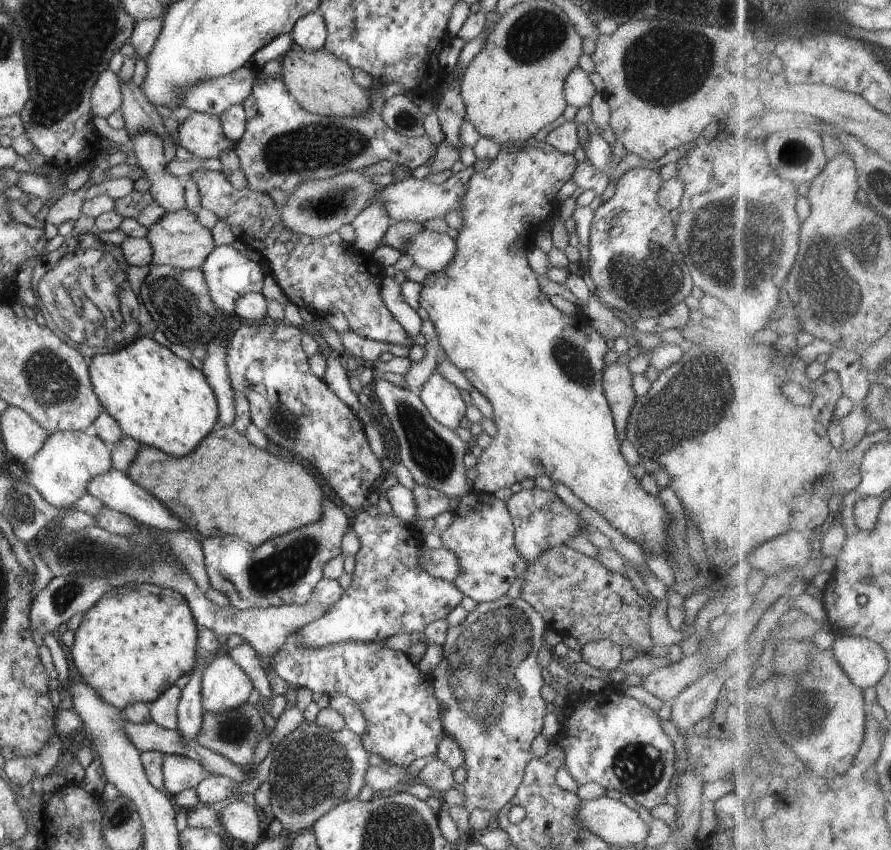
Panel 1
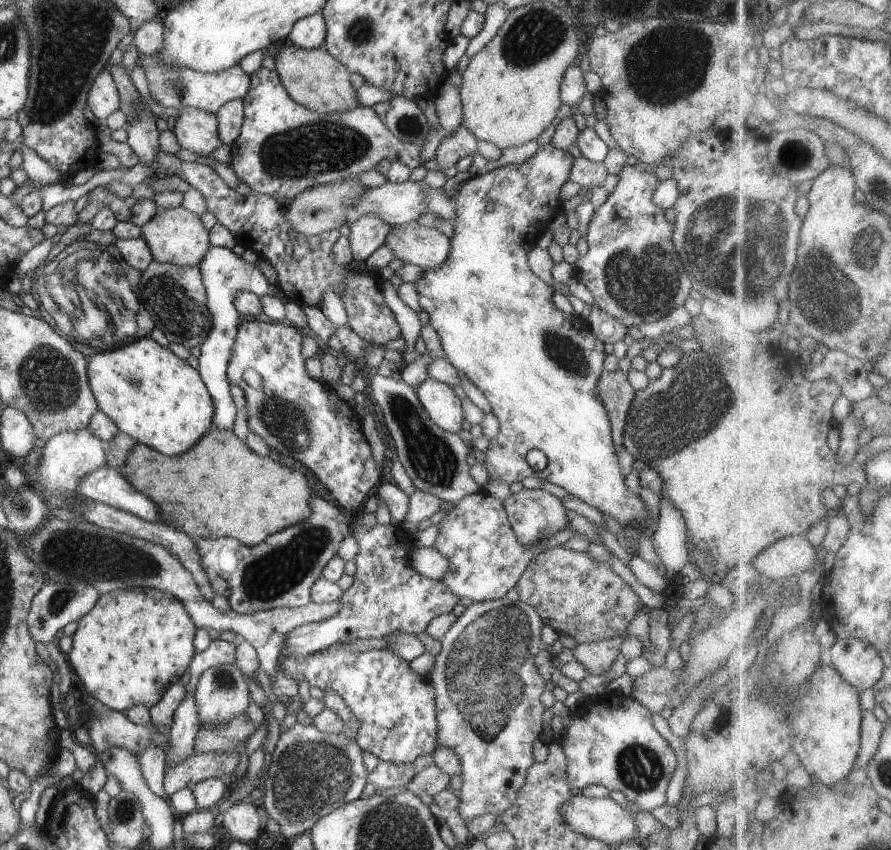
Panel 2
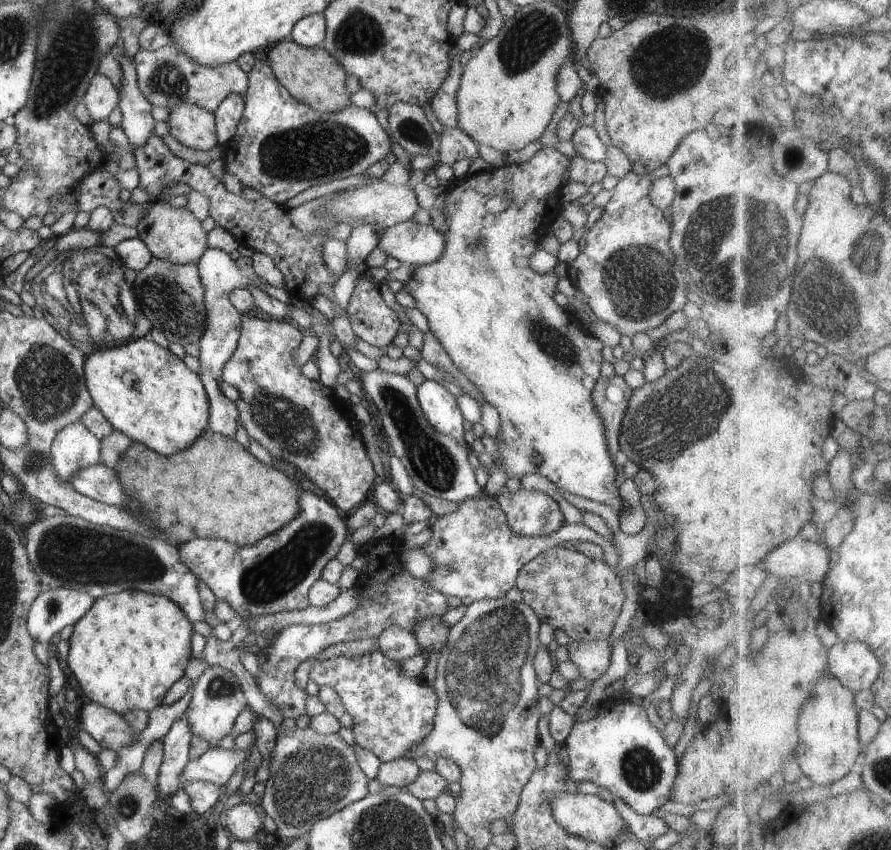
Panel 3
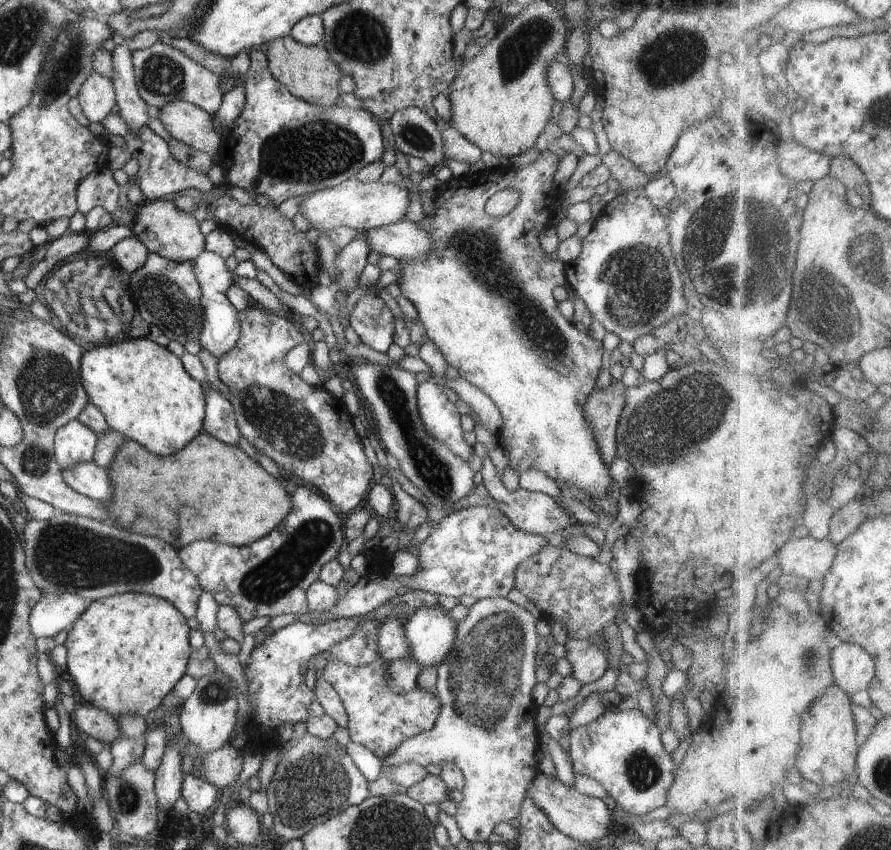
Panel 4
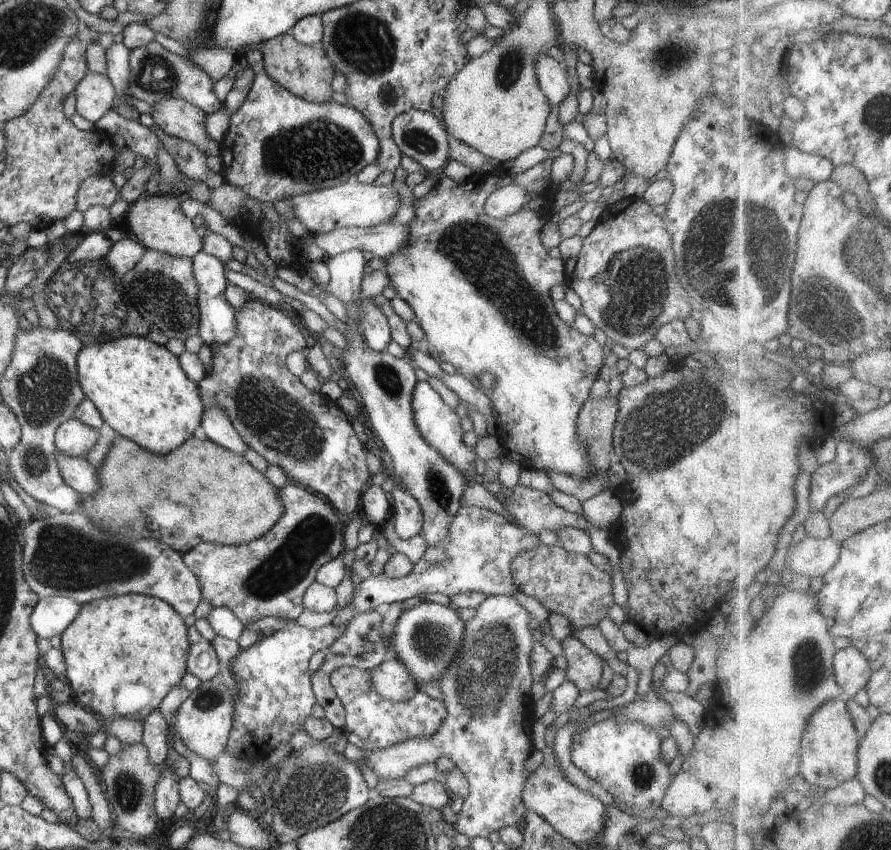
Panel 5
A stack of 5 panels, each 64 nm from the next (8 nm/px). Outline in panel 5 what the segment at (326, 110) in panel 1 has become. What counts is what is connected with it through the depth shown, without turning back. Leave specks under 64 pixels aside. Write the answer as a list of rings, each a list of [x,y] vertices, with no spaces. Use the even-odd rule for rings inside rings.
[[[288,32],[268,39],[258,47],[262,51],[263,65],[268,76],[280,84],[282,88],[288,89],[288,92],[294,96],[299,96],[313,103],[326,102],[332,99],[334,91],[331,89],[330,81],[336,72],[320,44],[310,46],[300,44]]]

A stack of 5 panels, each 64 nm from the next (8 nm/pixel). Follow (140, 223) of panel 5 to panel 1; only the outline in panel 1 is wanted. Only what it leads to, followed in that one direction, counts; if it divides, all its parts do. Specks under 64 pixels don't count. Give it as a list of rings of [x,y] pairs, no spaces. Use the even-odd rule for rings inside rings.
[[[186,208],[178,210],[178,212],[168,212],[156,224],[152,224],[148,228],[146,240],[152,246],[153,256],[151,265],[166,265],[180,270],[201,269],[204,260],[216,248],[212,232],[198,222],[196,213],[192,213]]]

